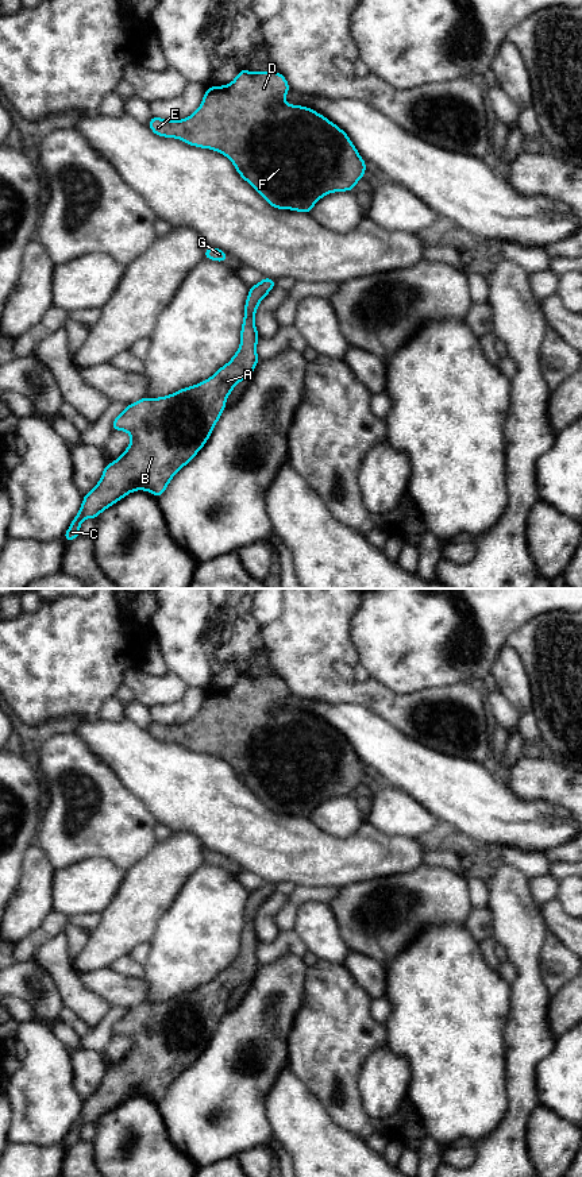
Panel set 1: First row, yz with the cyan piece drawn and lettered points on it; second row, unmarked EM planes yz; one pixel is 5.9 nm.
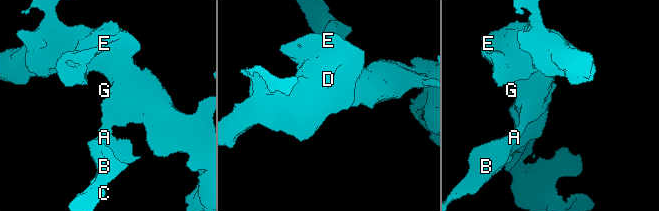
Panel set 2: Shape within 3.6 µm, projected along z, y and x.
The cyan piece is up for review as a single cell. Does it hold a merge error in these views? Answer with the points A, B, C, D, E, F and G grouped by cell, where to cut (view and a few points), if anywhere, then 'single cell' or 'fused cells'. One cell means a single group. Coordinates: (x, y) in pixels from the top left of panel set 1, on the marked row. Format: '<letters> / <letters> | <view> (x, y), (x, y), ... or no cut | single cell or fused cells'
A B C D E F G | no cut | single cell

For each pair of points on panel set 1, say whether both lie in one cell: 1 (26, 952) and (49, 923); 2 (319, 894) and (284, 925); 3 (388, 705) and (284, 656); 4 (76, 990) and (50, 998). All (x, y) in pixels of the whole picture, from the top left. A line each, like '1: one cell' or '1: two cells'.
1: one cell
2: one cell
3: one cell
4: two cells

